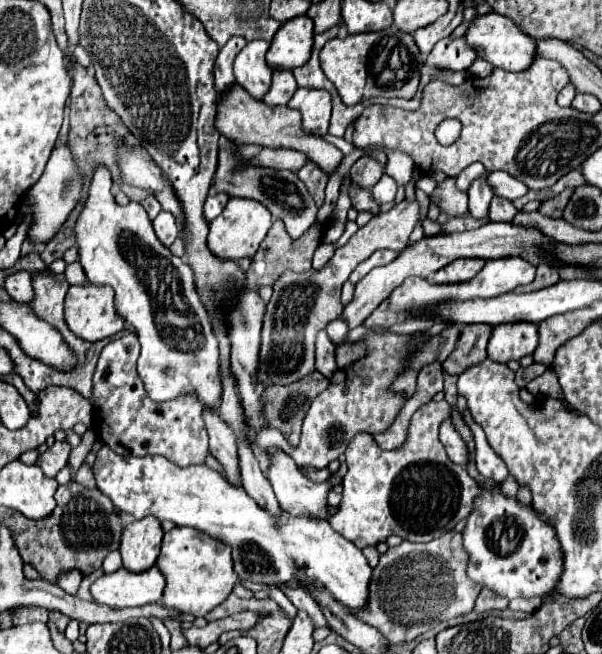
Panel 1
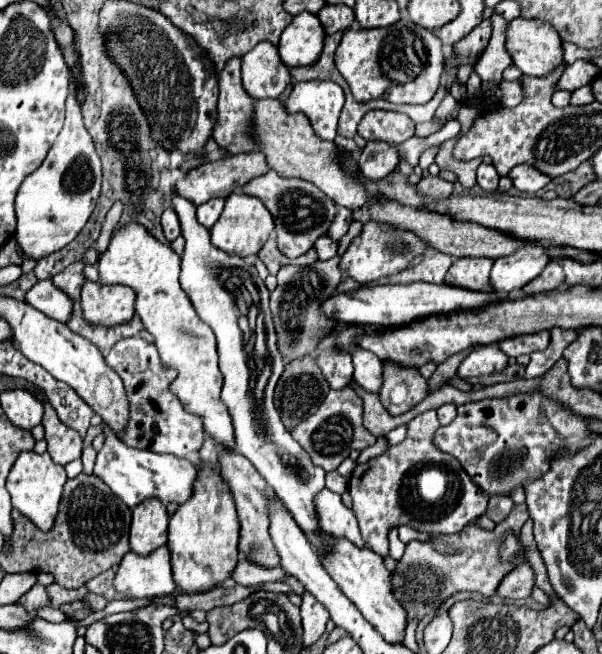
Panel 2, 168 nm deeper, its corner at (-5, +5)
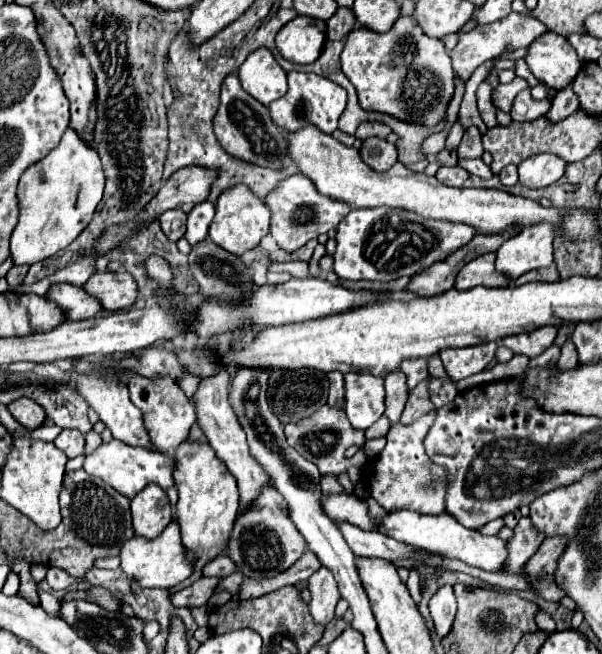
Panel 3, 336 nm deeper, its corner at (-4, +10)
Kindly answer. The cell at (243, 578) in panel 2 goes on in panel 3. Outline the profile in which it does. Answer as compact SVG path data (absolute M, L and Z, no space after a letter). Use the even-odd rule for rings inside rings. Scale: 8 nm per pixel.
M217 556L215 560L211 560L211 564L207 564L203 568L203 576L219 576L225 578L229 574L235 572L235 564L229 556Z

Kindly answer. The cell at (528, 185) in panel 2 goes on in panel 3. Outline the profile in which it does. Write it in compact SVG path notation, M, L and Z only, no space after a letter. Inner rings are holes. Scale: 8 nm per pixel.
M535 154L519 164L519 182L527 188L545 188L557 182L567 168L555 154Z

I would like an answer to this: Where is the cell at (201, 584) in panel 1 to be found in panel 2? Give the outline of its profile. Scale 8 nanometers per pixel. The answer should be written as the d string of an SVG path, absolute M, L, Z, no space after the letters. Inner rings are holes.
M212 465L200 467L192 499L176 509L168 527L168 549L176 587L184 593L204 593L230 579L238 563L238 533L240 521L228 485L214 473Z

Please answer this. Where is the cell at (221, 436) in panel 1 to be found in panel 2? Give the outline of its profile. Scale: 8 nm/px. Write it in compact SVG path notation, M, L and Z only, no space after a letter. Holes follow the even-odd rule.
M220 449L220 469L222 469L222 479L230 487L242 525L240 551L246 553L246 557L258 565L266 565L266 567L278 565L280 559L268 535L268 493L270 493L268 483L260 477L260 473L256 473L252 463L242 453L236 453L234 449Z

